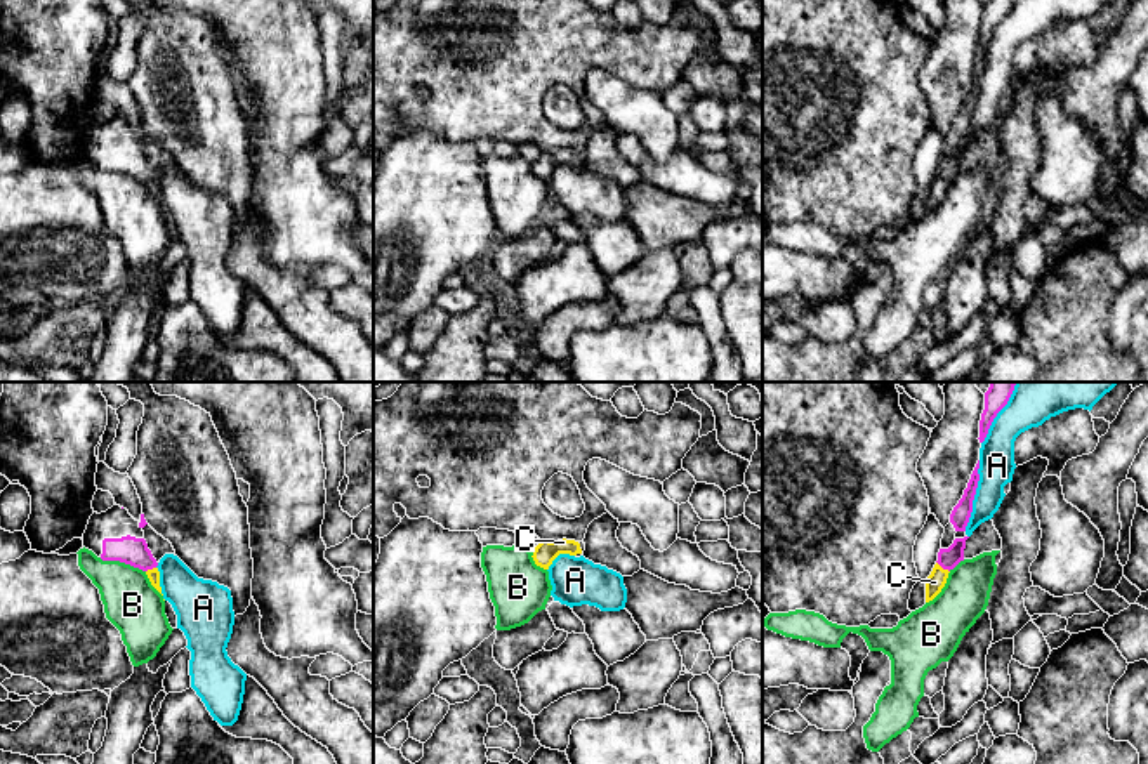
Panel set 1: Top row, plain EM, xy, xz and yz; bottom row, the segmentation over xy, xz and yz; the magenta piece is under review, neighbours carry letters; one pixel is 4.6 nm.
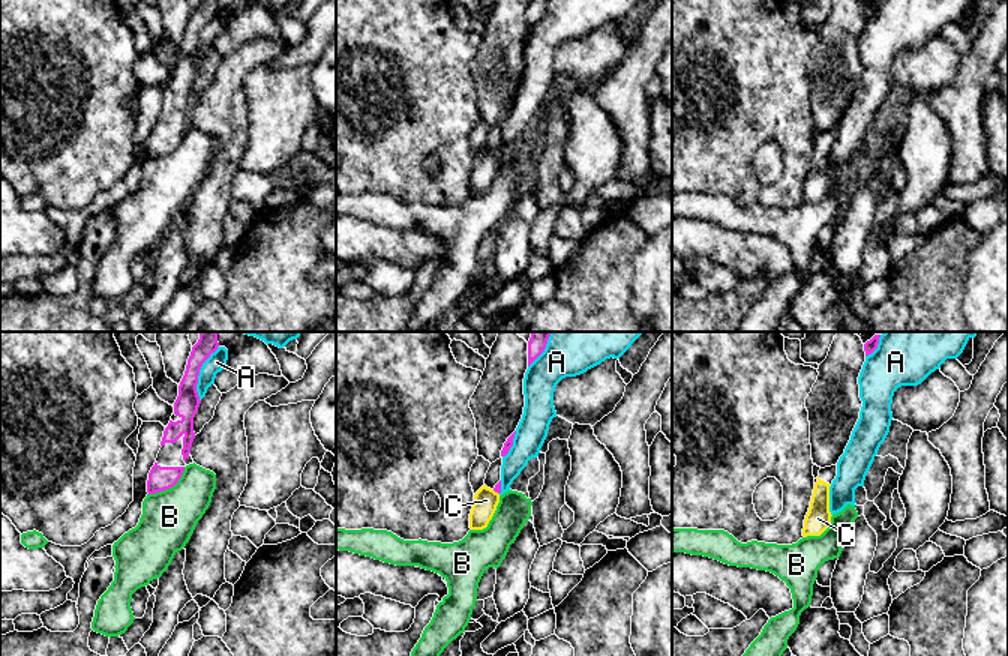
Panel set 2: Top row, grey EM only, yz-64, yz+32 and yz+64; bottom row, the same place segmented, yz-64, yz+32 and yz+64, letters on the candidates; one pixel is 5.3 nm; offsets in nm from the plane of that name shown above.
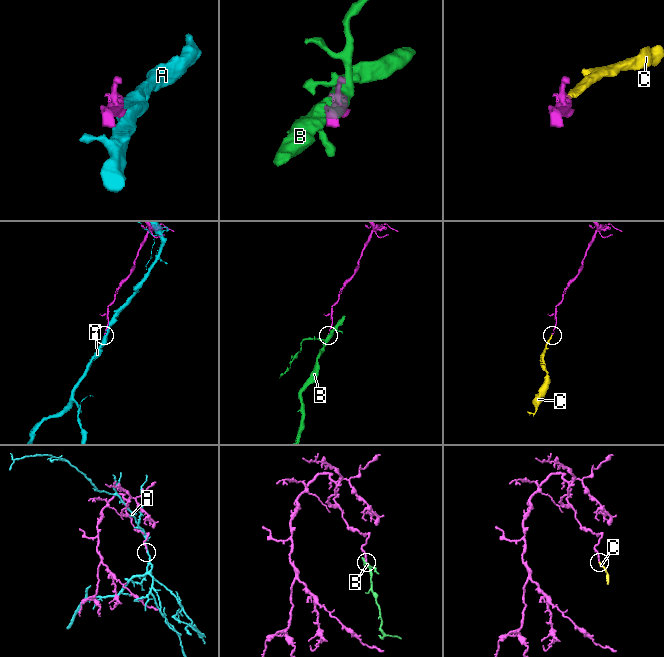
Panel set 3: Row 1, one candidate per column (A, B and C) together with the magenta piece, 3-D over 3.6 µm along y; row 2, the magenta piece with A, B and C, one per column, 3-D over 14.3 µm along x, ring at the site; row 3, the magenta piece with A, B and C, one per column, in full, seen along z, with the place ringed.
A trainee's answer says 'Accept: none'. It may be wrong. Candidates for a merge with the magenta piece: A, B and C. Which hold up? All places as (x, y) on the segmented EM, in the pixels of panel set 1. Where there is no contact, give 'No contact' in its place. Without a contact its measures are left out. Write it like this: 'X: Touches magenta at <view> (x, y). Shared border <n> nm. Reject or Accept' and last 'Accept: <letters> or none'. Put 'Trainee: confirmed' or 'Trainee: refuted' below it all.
A: Touches magenta at yz (975, 493). Shared border 340 nm. Reject
B: Touches magenta at xy (122, 561). Shared border 220 nm. Reject
C: Touches magenta at yz (943, 568). Shared border 80 nm. Accept
Accept: C
Trainee: refuted

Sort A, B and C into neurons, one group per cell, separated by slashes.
A / B / C

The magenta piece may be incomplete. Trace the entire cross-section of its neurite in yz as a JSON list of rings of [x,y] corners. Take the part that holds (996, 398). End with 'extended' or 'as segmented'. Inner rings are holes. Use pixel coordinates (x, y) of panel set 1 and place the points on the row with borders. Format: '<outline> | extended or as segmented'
[[[990,382],[988,391],[985,392],[985,410],[980,420],[980,443],[985,441],[997,413],[1007,405],[1014,385],[1016,382]]] | as segmented

